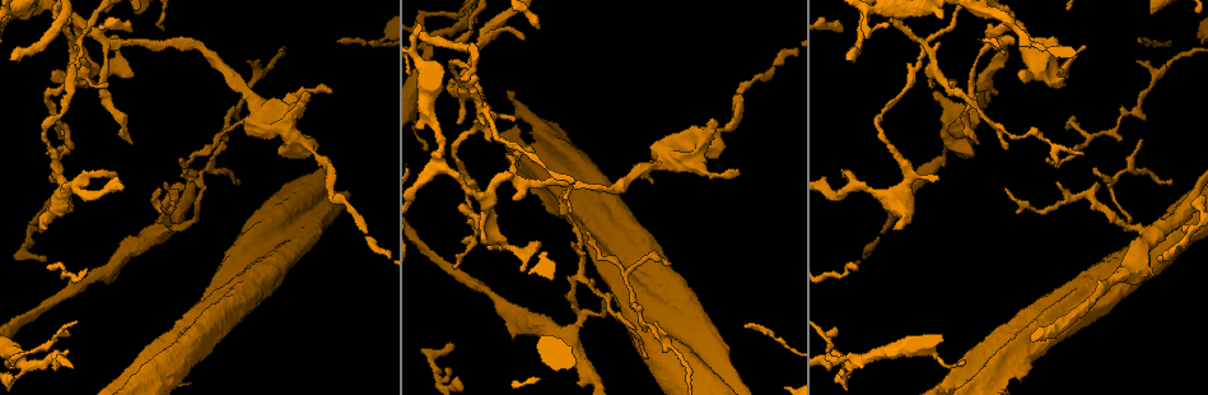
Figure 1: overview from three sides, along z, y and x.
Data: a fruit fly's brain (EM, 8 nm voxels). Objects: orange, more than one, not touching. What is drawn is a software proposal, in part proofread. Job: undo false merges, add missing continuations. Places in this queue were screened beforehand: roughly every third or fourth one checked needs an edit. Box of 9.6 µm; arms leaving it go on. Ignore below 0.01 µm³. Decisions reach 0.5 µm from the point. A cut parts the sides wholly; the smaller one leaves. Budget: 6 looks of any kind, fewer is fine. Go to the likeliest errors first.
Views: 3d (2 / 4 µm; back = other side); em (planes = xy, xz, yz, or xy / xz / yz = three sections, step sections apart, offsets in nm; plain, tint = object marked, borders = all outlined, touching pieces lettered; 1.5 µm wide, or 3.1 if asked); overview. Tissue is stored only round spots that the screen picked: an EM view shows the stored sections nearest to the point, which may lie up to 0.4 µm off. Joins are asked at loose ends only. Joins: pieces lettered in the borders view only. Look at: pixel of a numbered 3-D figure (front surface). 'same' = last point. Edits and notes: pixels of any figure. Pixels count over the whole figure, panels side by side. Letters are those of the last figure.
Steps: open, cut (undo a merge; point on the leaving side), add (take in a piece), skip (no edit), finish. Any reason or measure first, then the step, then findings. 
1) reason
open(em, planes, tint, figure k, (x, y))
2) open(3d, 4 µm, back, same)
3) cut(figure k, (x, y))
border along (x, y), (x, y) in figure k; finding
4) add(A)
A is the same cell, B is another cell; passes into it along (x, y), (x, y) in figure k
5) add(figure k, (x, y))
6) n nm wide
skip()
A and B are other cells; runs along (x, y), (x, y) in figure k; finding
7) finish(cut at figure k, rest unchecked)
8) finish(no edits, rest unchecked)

branch stops here
open(em, 3.1 µm, planes, borders, figure 1, (537, 29))

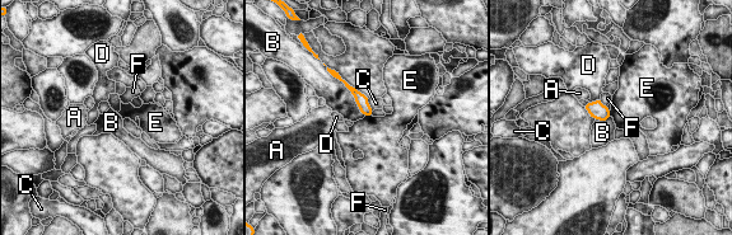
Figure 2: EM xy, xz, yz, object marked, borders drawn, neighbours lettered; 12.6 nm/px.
B touches over 550 nm
skip()
A, B, C, D, E and F are other cells; border along (366, 114), (371, 116) in figure 2; no lettered piece goes on from it

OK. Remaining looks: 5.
branch stops here
open(3d, 4 µm, figure 1, (1055, 37))

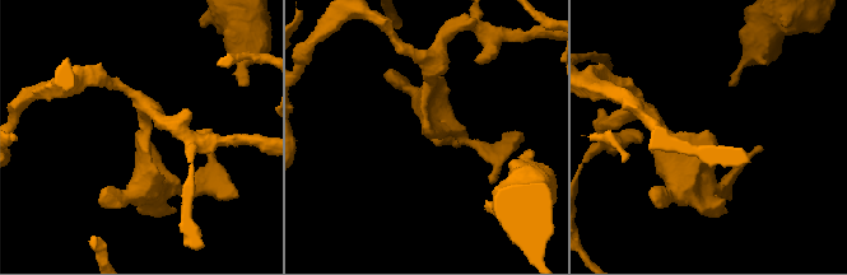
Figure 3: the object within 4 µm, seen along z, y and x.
now the EM
open(em, planes, borders, figure 3, (709, 134))

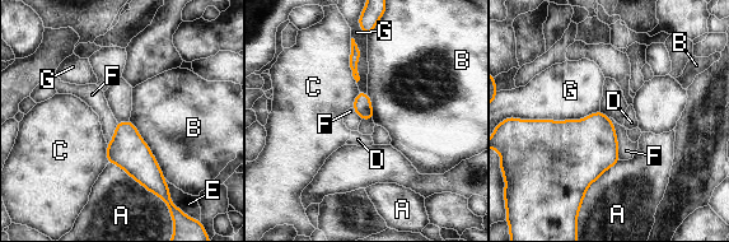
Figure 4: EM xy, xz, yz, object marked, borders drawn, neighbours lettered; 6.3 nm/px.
G touches over 500 nm
skip()
A, B, C, D, E, F and G are other cells; border along (130, 120), (148, 145), (166, 178) in figure 4; no lettered piece goes on from it

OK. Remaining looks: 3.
branch stops here
open(em, xy, step 4, tint, figure 1, (932, 86))

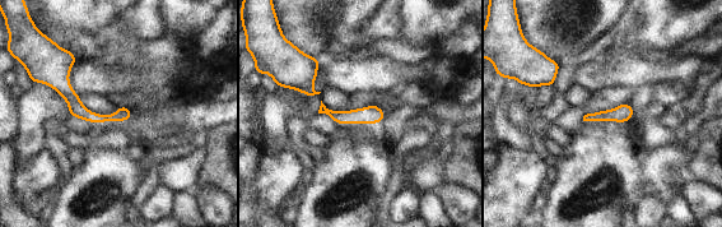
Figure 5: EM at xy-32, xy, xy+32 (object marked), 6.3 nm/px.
cut it another way
open(em, planes, borders, same)

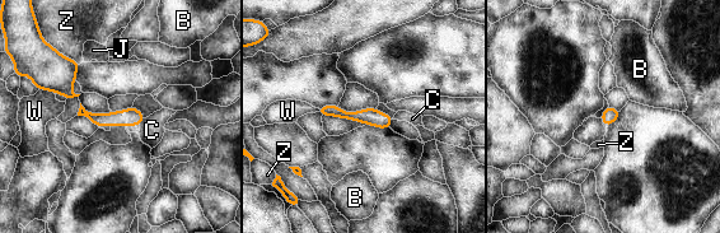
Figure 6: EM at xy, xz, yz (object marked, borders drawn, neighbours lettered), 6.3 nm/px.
skip()
B, C, J, W and Z are other cells; none of them fits

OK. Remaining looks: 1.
finish(no edits, rest unchecked)

